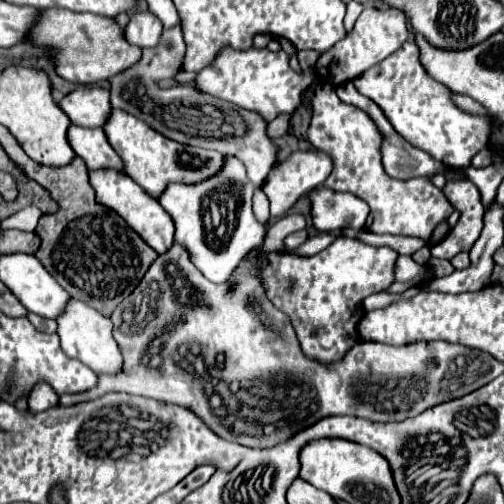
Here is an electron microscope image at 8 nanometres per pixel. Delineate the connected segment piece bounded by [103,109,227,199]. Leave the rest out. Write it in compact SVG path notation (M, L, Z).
M121 109L111 111L103 131L107 133L107 139L109 139L111 147L123 159L125 173L155 199L159 199L161 193L171 183L195 185L195 183L201 183L201 181L207 181L207 179L215 177L227 161L225 153L171 141L171 139L163 137L161 133L155 133L147 123L139 121L137 117L131 117L129 113L125 113Z

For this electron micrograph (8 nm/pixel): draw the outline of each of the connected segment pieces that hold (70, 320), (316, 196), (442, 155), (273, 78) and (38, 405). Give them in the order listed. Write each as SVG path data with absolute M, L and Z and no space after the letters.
M73 299L73 301L69 301L63 317L59 317L57 323L59 323L57 335L61 337L61 349L71 359L85 363L97 375L115 375L115 373L123 371L123 355L121 355L117 341L113 339L113 323L109 317L91 309L83 301Z
M317 187L311 193L311 217L319 231L359 231L363 229L367 215L369 205L351 193L335 193L325 187Z
M415 41L403 43L387 57L387 61L373 65L367 73L355 77L353 83L363 95L381 105L395 131L399 131L413 147L427 151L449 167L469 167L473 155L489 145L491 121L487 115L473 115L455 105L453 91L435 81L423 67Z
M223 49L219 59L215 59L207 69L199 71L197 87L219 97L231 101L243 109L251 109L261 113L267 121L271 121L279 113L293 113L301 103L301 91L311 85L311 73L297 75L289 67L287 53L269 51L269 49L247 49L247 51L233 51Z
M39 383L29 395L29 411L31 413L47 411L47 409L55 407L57 403L59 403L59 397L47 383Z

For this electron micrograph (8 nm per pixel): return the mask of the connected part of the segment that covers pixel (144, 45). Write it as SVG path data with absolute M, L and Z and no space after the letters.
M149 11L133 13L129 25L125 29L125 39L141 49L153 49L159 45L163 33L163 25L159 25L157 17Z

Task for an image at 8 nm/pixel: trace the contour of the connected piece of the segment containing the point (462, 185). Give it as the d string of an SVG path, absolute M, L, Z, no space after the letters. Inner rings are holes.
M447 181L443 189L449 203L461 211L457 225L445 239L431 245L431 255L439 259L453 259L457 253L469 251L479 237L479 225L483 225L483 203L479 189L469 181Z

